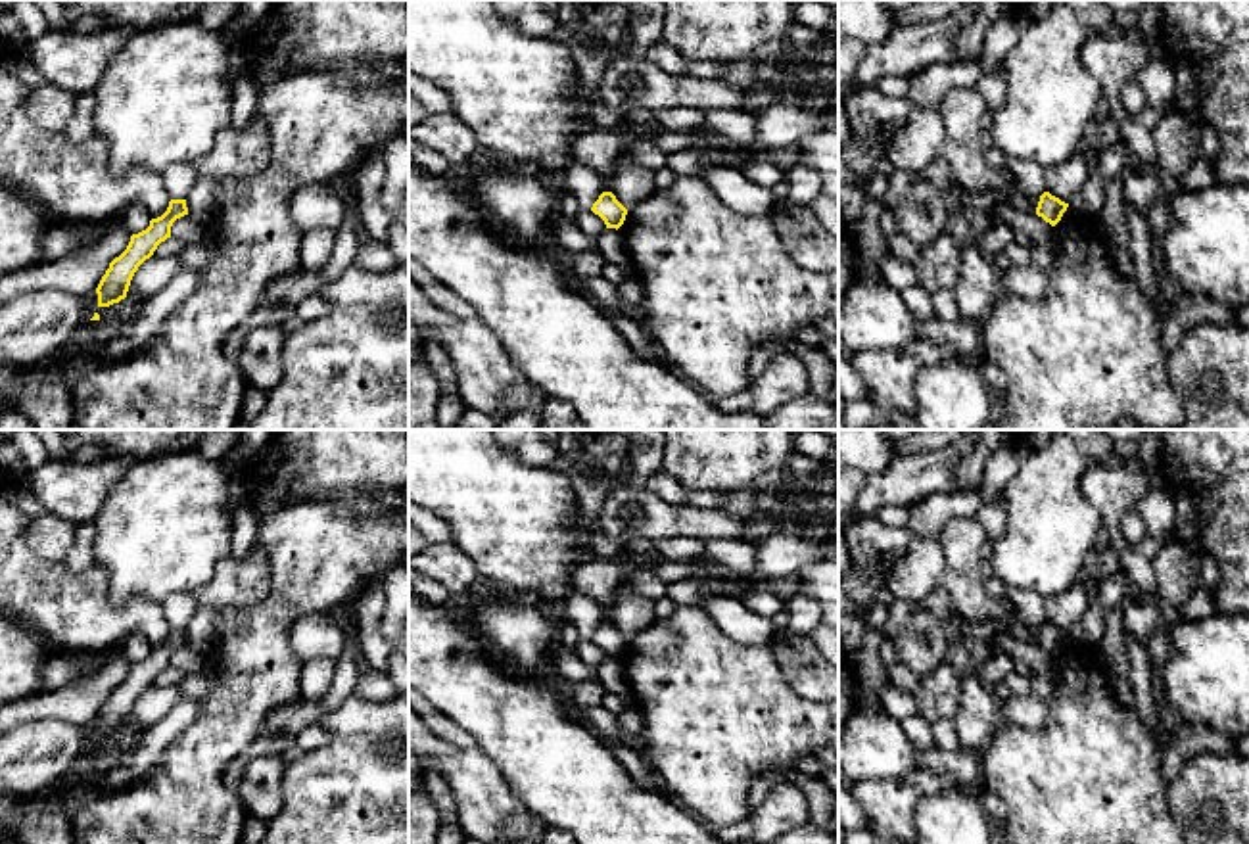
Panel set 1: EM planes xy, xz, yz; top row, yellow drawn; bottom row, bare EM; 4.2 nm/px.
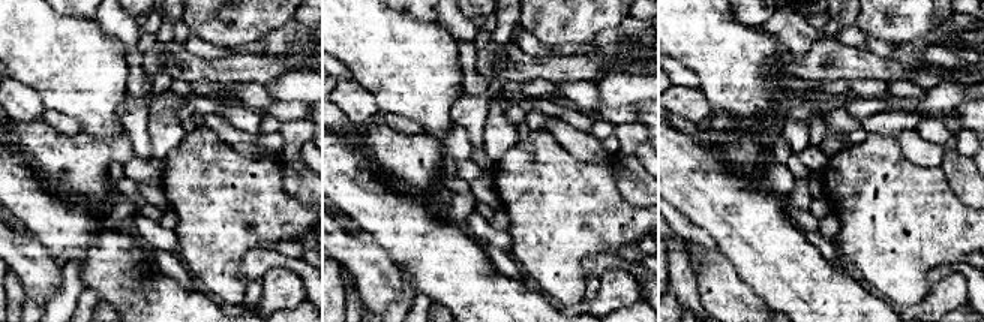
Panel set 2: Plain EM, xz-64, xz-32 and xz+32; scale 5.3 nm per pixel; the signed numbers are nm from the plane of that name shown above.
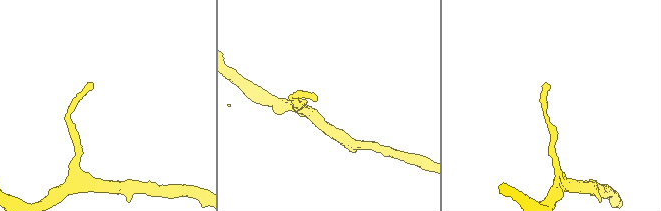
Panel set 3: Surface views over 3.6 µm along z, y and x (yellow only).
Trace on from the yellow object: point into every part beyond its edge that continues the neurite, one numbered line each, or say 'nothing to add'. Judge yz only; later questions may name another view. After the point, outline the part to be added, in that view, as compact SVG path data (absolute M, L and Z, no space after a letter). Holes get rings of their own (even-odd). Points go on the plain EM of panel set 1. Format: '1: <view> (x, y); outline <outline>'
nothing to add

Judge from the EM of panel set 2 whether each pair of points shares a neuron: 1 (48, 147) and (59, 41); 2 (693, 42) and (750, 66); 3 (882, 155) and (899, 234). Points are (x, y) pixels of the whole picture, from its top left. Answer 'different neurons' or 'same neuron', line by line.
1: different neurons
2: same neuron
3: same neuron

